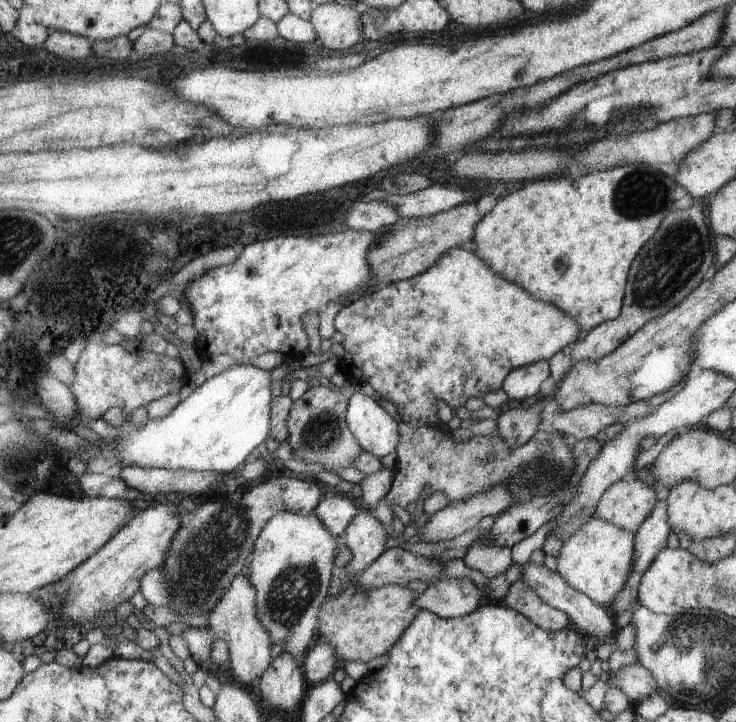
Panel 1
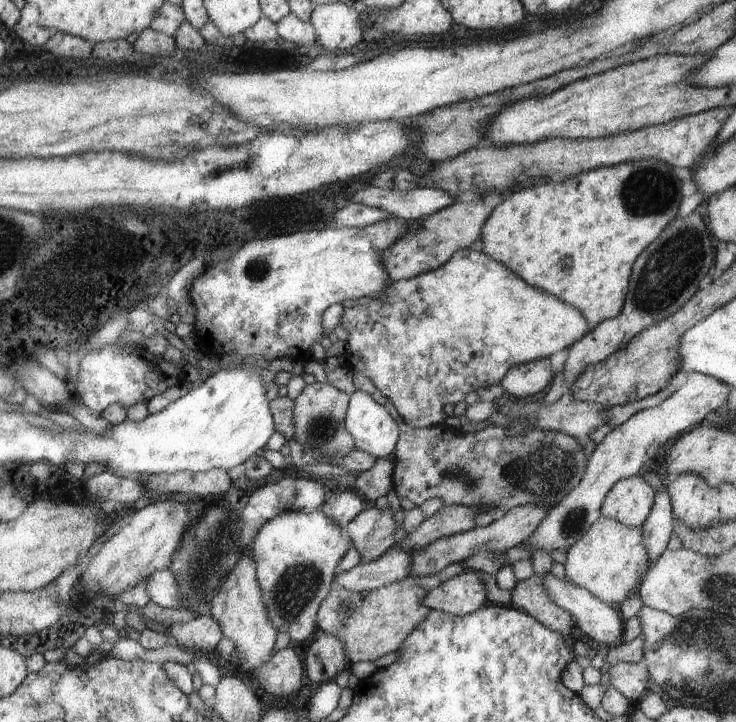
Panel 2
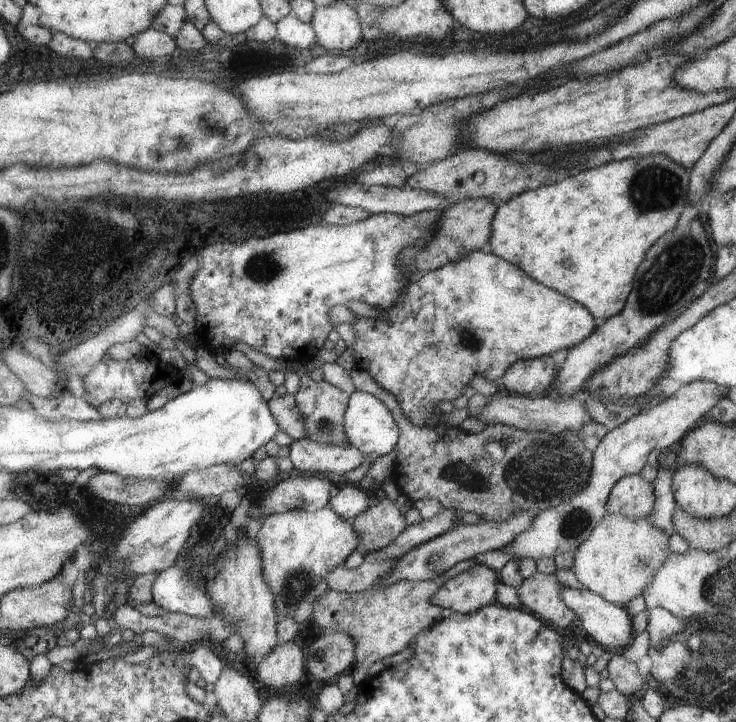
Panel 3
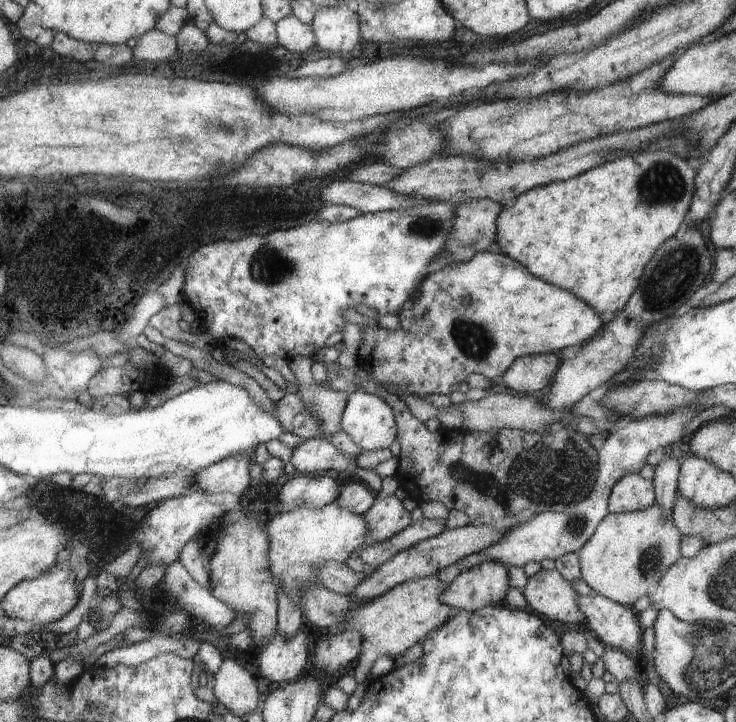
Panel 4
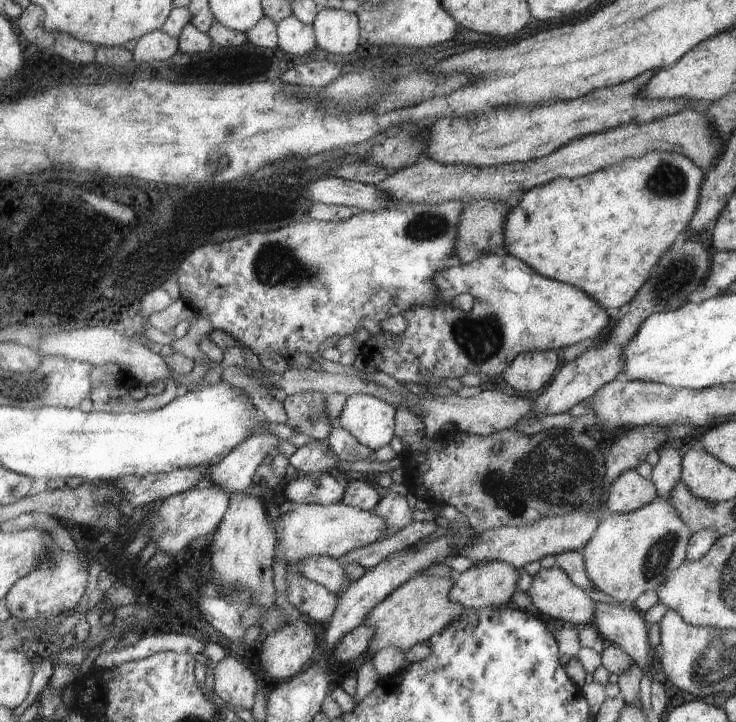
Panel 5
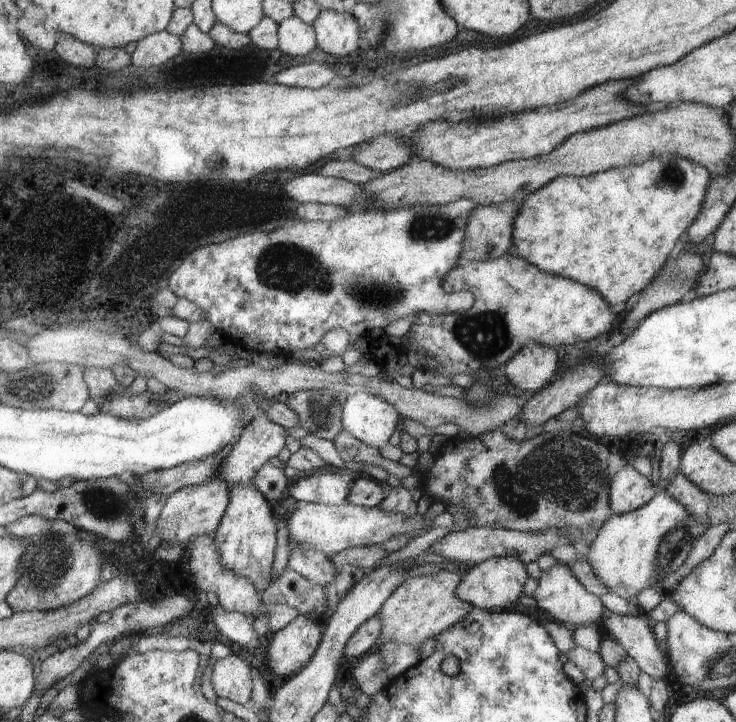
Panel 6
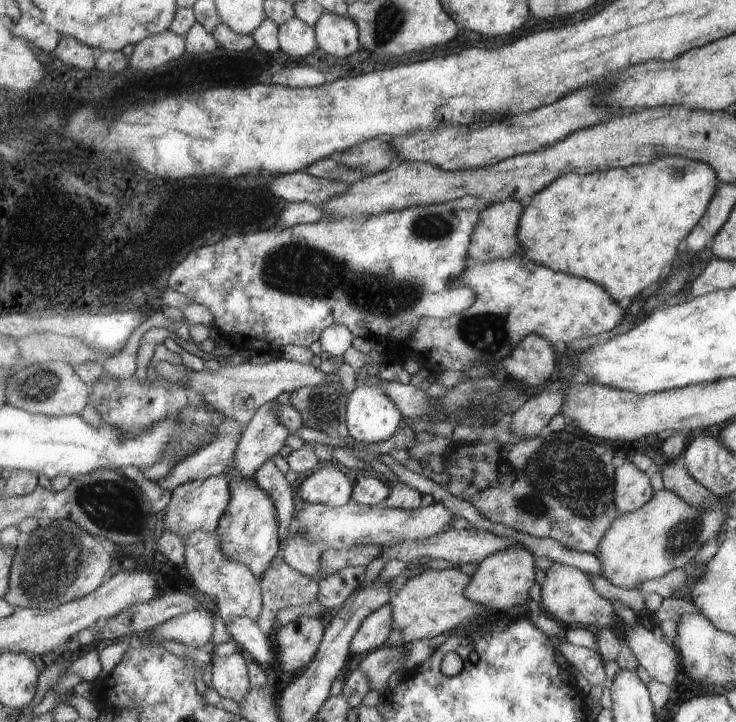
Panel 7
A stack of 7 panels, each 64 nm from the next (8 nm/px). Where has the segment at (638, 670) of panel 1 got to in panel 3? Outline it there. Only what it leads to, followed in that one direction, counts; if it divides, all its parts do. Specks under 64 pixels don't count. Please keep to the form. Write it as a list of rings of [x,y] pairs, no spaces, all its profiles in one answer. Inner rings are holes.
[[[614,655],[607,666],[609,678],[614,682],[615,689],[624,693],[624,696],[641,695],[647,688],[646,679],[640,675],[636,663]]]

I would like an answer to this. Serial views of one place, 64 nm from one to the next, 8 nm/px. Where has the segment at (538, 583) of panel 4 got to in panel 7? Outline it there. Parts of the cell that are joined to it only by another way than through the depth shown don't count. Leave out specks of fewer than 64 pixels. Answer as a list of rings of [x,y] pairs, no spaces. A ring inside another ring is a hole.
[[[554,562],[545,572],[540,607],[566,628],[614,628],[622,623],[622,619],[614,613],[611,602],[594,588],[594,582],[586,572],[564,563]]]

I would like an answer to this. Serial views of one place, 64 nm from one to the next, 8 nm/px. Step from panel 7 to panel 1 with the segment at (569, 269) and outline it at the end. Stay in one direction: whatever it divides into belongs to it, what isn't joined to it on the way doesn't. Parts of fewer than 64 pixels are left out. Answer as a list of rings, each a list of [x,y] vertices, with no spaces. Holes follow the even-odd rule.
[[[636,164],[594,171],[580,178],[567,173],[534,179],[498,201],[478,222],[472,238],[477,244],[475,252],[492,270],[508,276],[514,284],[524,284],[533,297],[558,306],[576,318],[584,332],[591,331],[621,314],[631,264],[644,247],[642,244],[658,231],[664,218],[672,212],[673,193],[680,188],[676,181],[672,175],[646,170],[646,166]]]

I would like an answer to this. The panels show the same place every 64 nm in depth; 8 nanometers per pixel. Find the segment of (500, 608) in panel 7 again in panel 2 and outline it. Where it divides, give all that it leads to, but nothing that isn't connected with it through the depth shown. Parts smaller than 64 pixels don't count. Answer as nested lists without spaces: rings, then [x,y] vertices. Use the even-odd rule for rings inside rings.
[[[476,570],[456,575],[440,583],[422,600],[422,604],[431,610],[450,613],[457,617],[478,611],[489,601],[483,582],[473,571]]]

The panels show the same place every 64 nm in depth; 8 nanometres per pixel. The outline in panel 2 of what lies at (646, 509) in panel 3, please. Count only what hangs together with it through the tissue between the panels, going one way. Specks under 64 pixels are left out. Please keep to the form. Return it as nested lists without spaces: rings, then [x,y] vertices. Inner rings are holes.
[[[640,476],[620,479],[603,500],[602,517],[641,527],[654,510],[654,490]]]

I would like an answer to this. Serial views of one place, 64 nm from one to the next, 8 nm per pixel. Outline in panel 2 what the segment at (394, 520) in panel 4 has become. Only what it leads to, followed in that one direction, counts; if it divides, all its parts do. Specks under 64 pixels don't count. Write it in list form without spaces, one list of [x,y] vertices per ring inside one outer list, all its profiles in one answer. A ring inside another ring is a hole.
[[[375,505],[355,516],[344,529],[351,537],[361,562],[370,562],[382,556],[395,544],[394,535],[398,528],[392,511],[381,512]]]

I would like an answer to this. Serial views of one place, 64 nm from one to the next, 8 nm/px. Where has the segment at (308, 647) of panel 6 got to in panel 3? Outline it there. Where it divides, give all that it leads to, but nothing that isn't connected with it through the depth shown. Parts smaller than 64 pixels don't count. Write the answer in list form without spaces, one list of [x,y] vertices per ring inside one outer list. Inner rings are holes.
[[[295,642],[277,644],[256,668],[257,683],[268,688],[294,686],[304,676],[304,654]]]

